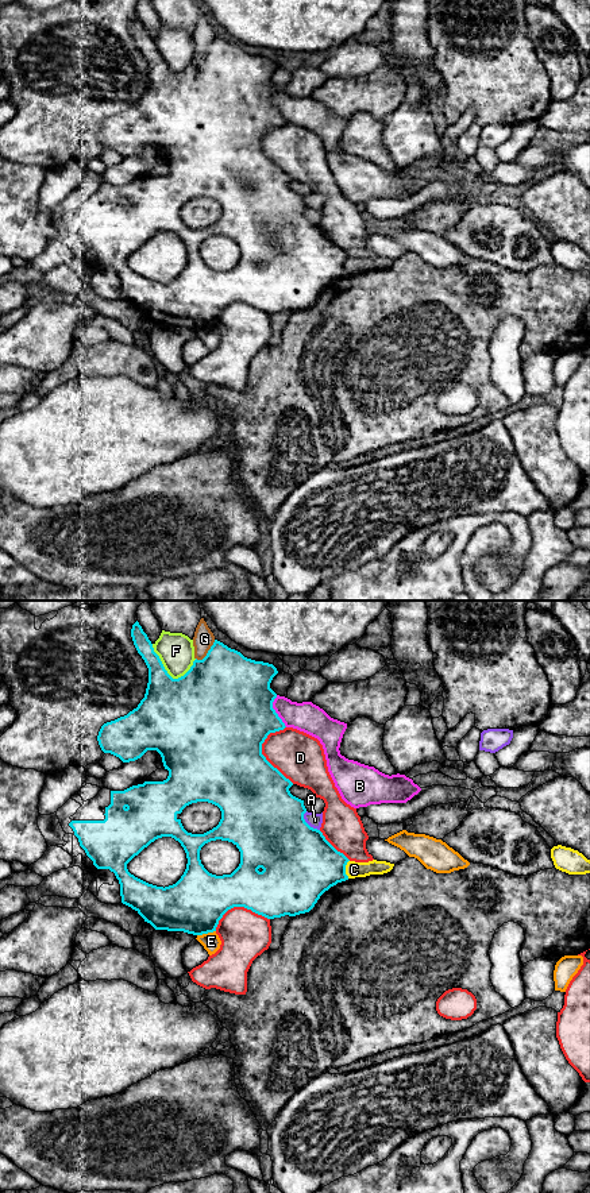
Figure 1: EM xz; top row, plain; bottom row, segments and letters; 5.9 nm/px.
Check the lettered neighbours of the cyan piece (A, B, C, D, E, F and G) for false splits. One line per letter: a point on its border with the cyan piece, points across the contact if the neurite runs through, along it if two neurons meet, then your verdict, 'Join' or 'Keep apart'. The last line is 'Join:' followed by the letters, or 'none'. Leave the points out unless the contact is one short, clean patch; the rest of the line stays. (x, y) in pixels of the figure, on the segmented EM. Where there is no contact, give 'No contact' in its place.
A: Touches cyan at xz (307, 823). Keep apart
B: Touches cyan at xz (274, 711). Keep apart
C: Touches cyan at xz (344, 869). Boundary: xz (349, 860), (346, 865), (347, 877). Keep apart
D: Touches cyan at xz (261, 752). Keep apart
E: Touches cyan at xz (205, 933). Keep apart
F: Touches cyan at xz (168, 674). Keep apart
G: Touches cyan at xz (208, 652). Keep apart
Join: none

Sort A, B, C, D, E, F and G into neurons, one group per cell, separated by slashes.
A / B / C / D / E / F / G

